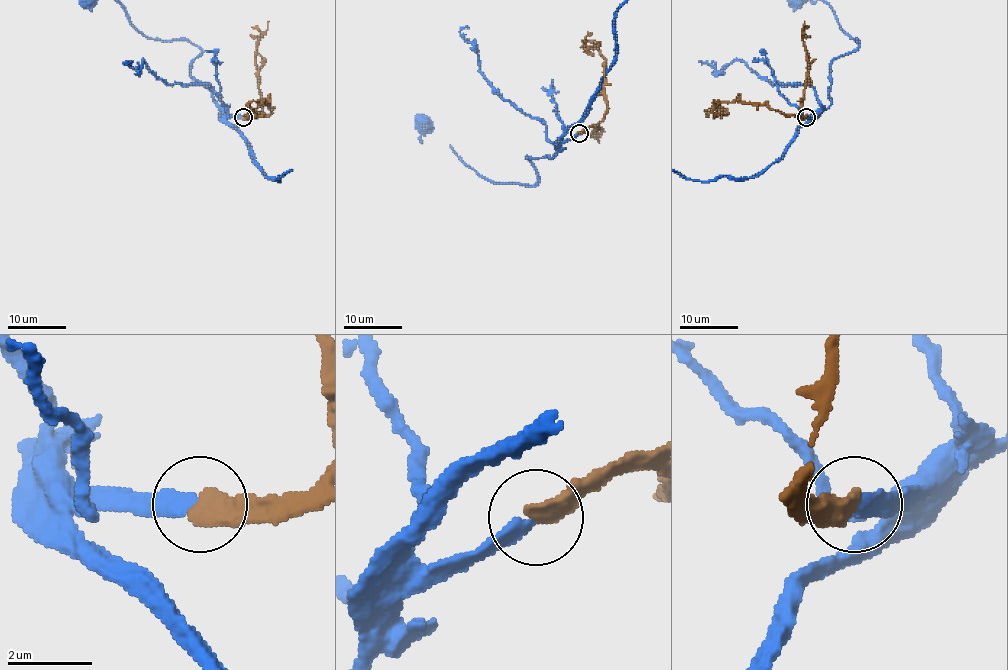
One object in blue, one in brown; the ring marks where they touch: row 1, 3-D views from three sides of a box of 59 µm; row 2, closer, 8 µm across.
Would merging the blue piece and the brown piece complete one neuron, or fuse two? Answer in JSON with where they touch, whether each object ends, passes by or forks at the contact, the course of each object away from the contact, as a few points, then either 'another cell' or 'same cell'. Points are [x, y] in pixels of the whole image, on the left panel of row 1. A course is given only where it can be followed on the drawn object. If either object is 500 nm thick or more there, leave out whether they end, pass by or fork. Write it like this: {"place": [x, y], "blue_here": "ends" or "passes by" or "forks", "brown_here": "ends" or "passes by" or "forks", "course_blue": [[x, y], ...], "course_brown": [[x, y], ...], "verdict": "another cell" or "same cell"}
{"place": [243, 117], "blue_here": "ends", "brown_here": "ends", "course_blue": [[243, 117], [230, 117], [190, 75], [196, 46], [146, 37], [118, 1]], "course_brown": [[243, 117], [270, 114], [269, 101], [249, 108], [256, 117]], "verdict": "same cell"}

